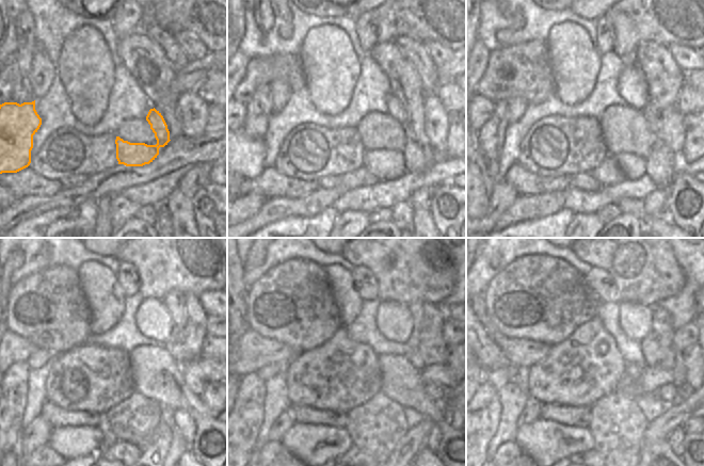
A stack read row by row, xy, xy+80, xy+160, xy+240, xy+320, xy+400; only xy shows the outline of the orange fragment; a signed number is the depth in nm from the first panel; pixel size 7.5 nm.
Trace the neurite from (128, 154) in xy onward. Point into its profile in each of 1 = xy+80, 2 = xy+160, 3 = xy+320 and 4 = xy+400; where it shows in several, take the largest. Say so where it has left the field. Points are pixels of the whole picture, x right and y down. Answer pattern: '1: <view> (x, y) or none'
1: xy+80 (386, 164)
2: xy+160 (632, 85)
3: xy+320 (394, 320)
4: xy+400 (635, 320)

